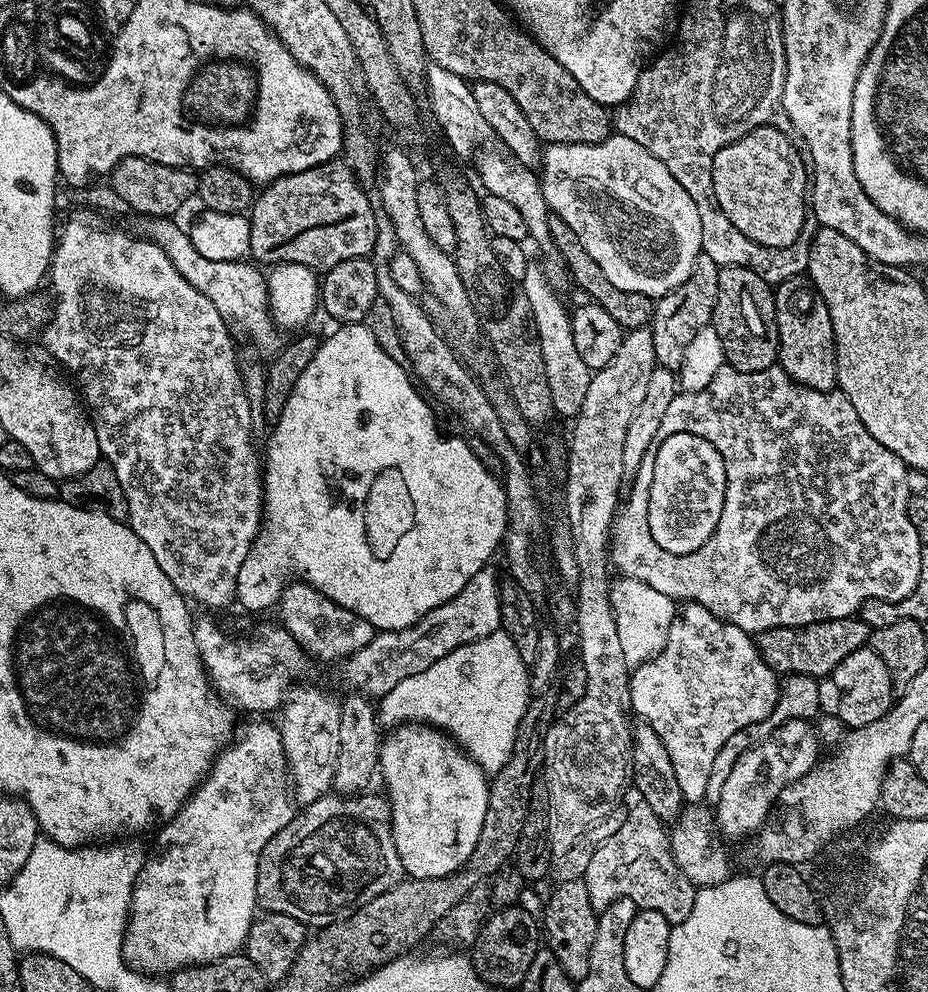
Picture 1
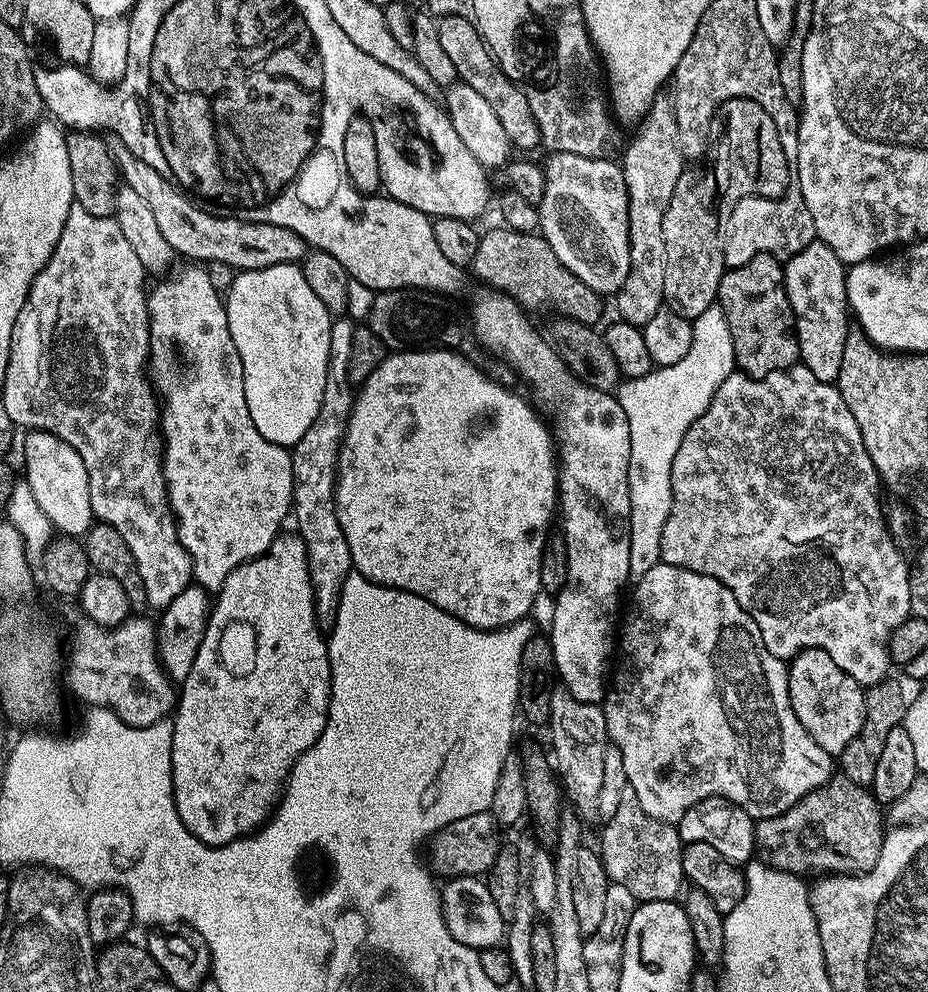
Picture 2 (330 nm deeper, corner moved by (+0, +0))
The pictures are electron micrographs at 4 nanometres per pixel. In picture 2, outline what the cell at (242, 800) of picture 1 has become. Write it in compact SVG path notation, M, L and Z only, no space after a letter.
M298 534L291 535L277 536L276 541L261 556L247 560L225 578L224 585L215 593L202 646L198 646L198 654L194 658L194 666L190 666L190 674L186 674L186 678L178 688L178 699L174 709L176 721L173 719L170 724L172 793L178 818L184 823L186 830L190 830L194 838L210 846L229 844L268 823L272 813L276 811L276 805L280 802L282 789L287 785L288 775L292 772L294 762L302 753L310 750L310 746L314 746L314 742L320 737L328 721L328 707L332 697L332 667L328 661L328 641L320 621L316 619L314 590L310 580L306 546Z

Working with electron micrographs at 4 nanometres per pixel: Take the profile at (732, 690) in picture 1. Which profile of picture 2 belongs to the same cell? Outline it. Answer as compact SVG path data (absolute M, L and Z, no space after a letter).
M661 562L646 570L641 580L635 581L631 592L632 605L626 608L626 615L618 632L620 669L611 677L602 707L610 744L622 752L628 787L634 790L634 794L638 794L638 803L642 810L646 810L646 814L650 814L650 818L660 820L664 824L679 825L682 814L686 814L690 806L708 800L711 796L718 796L730 804L742 806L744 812L752 816L753 821L769 820L790 810L799 800L806 798L806 794L818 790L833 779L834 757L822 750L818 742L814 742L814 738L804 729L802 722L798 722L798 714L794 714L792 709L788 693L788 664L774 658L774 654L766 650L766 642L762 642L758 622L754 622L754 618L750 618L750 614L742 610L738 598L734 598L734 594L725 584L689 568L679 568Z

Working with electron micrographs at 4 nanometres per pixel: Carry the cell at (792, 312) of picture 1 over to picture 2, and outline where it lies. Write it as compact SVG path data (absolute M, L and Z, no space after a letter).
M818 238L812 241L810 246L798 250L798 254L787 257L784 264L784 289L788 295L788 301L792 307L792 313L796 316L796 337L798 338L798 350L800 351L799 363L804 364L818 378L818 382L836 384L840 379L842 370L842 354L846 350L846 338L850 331L850 309L848 306L848 291L846 290L846 266Z

